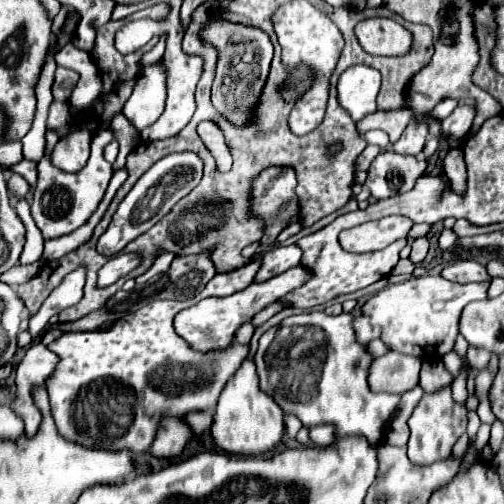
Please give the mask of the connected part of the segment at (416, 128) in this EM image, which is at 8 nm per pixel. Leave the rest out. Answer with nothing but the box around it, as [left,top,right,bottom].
[390,121,430,155]

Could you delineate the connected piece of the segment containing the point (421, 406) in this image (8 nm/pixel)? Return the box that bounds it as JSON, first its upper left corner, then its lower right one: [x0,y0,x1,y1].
[408,387,466,465]

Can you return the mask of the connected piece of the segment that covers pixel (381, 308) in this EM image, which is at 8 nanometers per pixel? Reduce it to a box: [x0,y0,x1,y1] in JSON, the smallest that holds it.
[362,277,490,357]

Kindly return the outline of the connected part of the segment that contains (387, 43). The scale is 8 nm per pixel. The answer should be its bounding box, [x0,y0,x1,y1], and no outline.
[356,17,412,57]

